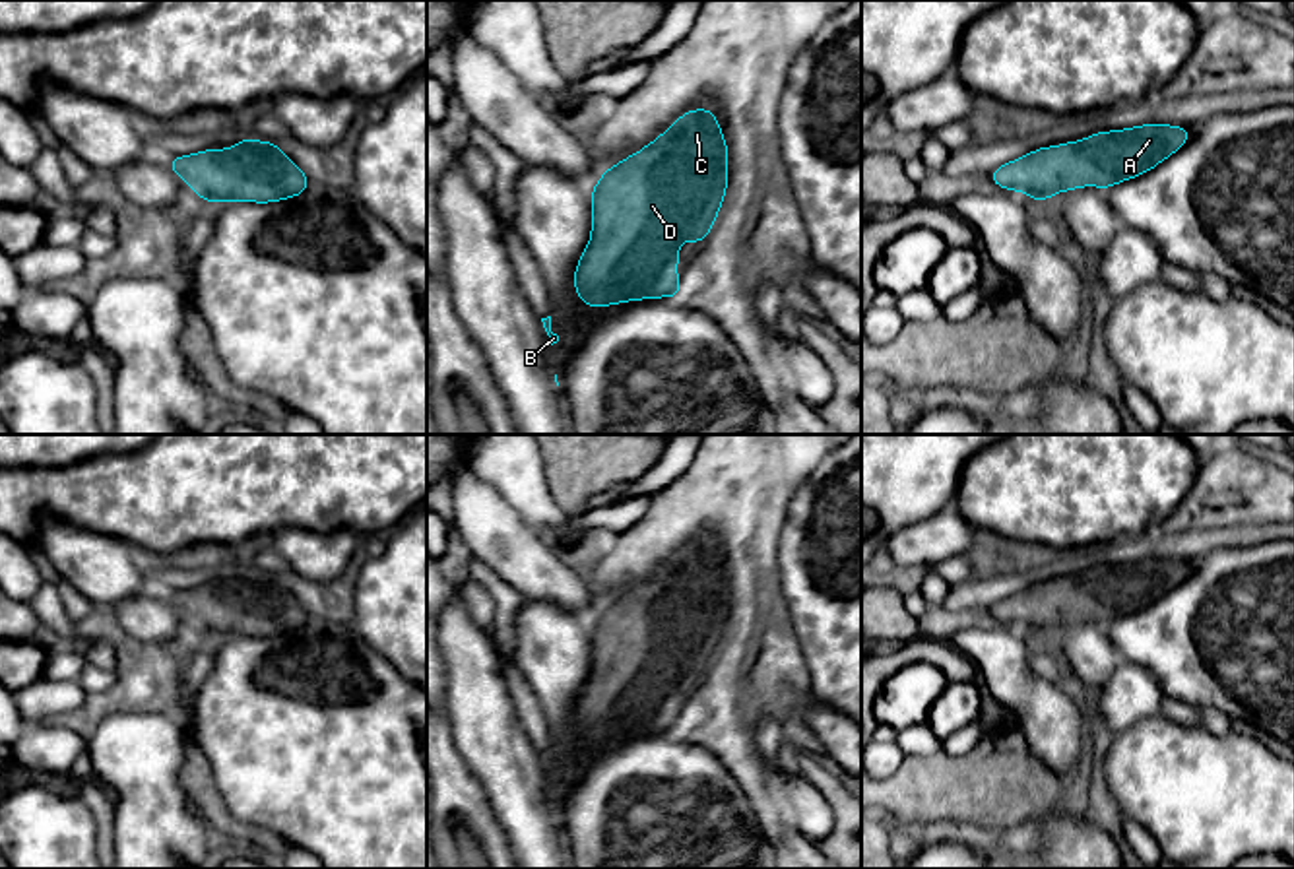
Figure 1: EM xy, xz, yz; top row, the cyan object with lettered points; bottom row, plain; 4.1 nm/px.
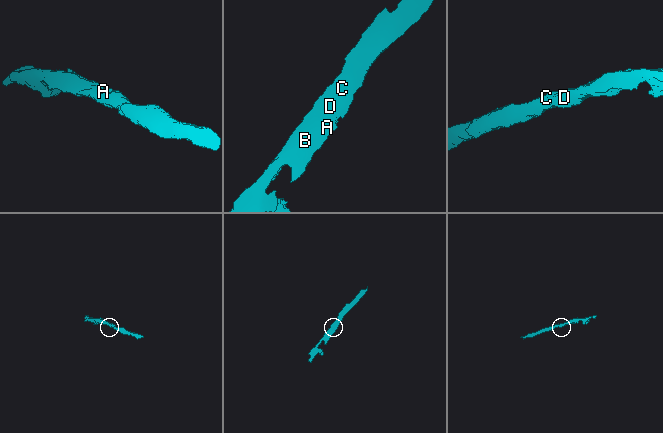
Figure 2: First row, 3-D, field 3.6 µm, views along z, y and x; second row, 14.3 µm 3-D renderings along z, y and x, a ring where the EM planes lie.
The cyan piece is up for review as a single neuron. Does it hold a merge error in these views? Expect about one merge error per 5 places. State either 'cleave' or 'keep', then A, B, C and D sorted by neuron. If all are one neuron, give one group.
keep; groups A B C D

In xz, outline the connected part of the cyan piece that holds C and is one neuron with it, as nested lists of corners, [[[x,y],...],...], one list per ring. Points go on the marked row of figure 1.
[[[710,109],[687,111],[650,145],[603,171],[592,190],[592,239],[576,270],[578,299],[594,308],[677,297],[679,242],[700,244],[728,188],[728,144]]]

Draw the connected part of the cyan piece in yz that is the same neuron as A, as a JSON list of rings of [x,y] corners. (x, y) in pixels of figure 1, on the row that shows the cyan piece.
[[[1145,124],[1098,132],[1083,142],[1042,147],[995,169],[989,178],[1007,190],[1020,190],[1036,202],[1079,186],[1102,190],[1139,177],[1178,151],[1193,128]]]

